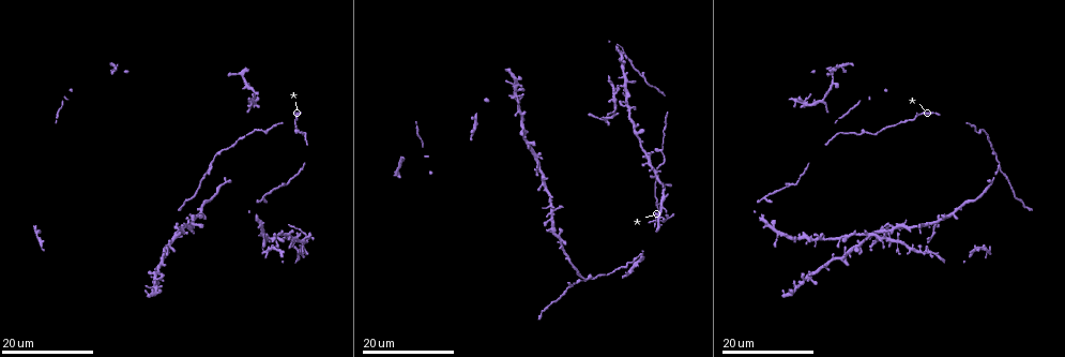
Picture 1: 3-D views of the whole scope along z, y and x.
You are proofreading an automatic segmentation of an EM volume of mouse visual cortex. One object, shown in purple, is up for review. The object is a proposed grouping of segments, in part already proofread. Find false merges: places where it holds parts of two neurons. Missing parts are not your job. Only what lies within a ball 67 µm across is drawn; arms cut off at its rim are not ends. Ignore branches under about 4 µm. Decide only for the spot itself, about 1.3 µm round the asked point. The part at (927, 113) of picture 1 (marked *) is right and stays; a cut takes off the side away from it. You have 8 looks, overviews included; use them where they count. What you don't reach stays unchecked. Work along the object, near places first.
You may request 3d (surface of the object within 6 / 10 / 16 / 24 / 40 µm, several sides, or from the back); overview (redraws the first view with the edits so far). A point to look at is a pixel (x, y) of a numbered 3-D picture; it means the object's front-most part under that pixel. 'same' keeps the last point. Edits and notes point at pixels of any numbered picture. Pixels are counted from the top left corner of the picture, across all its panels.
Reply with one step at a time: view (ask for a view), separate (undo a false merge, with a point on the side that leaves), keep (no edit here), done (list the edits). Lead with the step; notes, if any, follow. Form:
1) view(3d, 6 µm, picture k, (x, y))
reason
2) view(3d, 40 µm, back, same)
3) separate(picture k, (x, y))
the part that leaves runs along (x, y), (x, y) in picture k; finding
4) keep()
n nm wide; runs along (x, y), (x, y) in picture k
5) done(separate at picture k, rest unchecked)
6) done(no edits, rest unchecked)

view(3d, 24 µm, picture 1, (613, 111))
narrows sharply

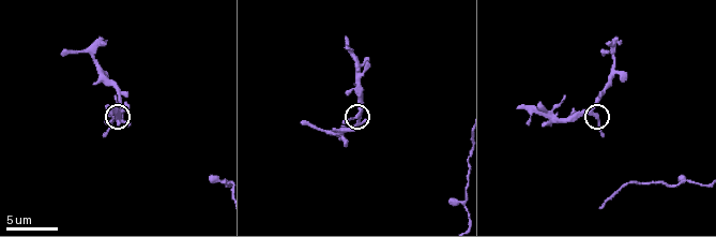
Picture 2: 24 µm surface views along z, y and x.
view(3d, 10 µm, picture 2, (358, 115))

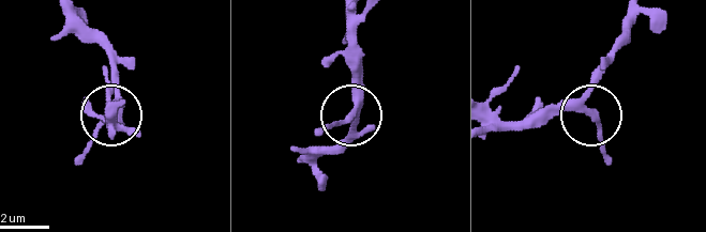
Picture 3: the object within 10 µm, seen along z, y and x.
view(3d, 6 µm, picture 3, (595, 115))
closer look

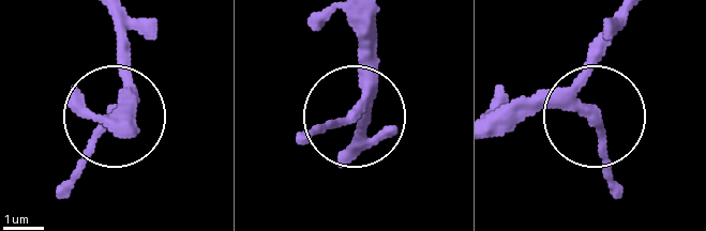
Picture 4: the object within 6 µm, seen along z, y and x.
keep()
3 arms; continuous, no second neuron

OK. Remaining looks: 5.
view(3d, 24 µm, picture 1, (999, 170))
three-way junction

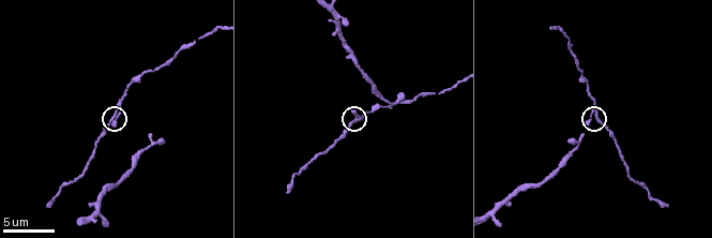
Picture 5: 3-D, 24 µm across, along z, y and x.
view(3d, 6 µm, picture 5, (112, 114))
zoom in

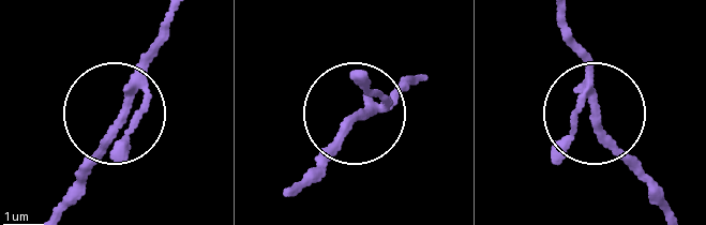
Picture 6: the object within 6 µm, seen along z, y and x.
keep()
side arm 15 µm; 3 arms; continuous, no second neuron

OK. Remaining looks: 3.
view(3d, 16 µm, picture 1, (895, 238))
a narrow waist

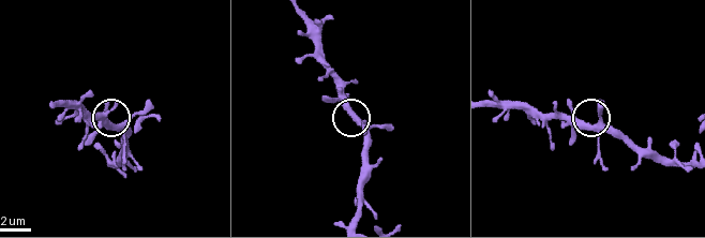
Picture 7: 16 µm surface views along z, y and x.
view(3d, 10 µm, picture 7, (586, 125))

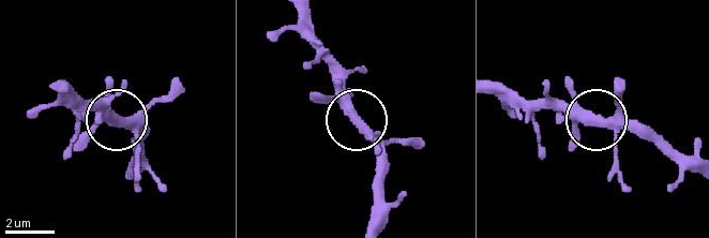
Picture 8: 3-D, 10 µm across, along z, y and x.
keep()
380 nm wide; all the same neuron

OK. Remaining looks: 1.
view(3d, 16 µm, picture 5, (113, 187))
calibre changes

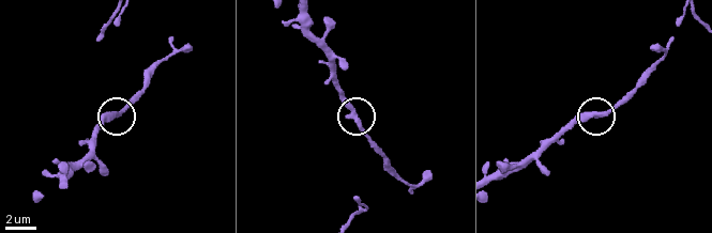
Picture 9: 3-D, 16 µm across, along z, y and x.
keep()
350 nm wide; one neuron here

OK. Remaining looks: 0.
done(no edits, rest unchecked)

